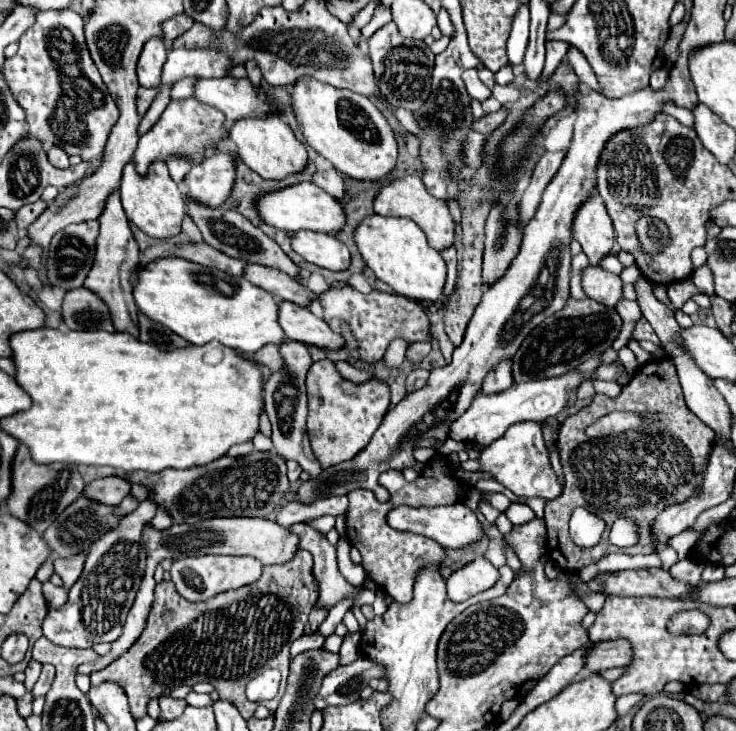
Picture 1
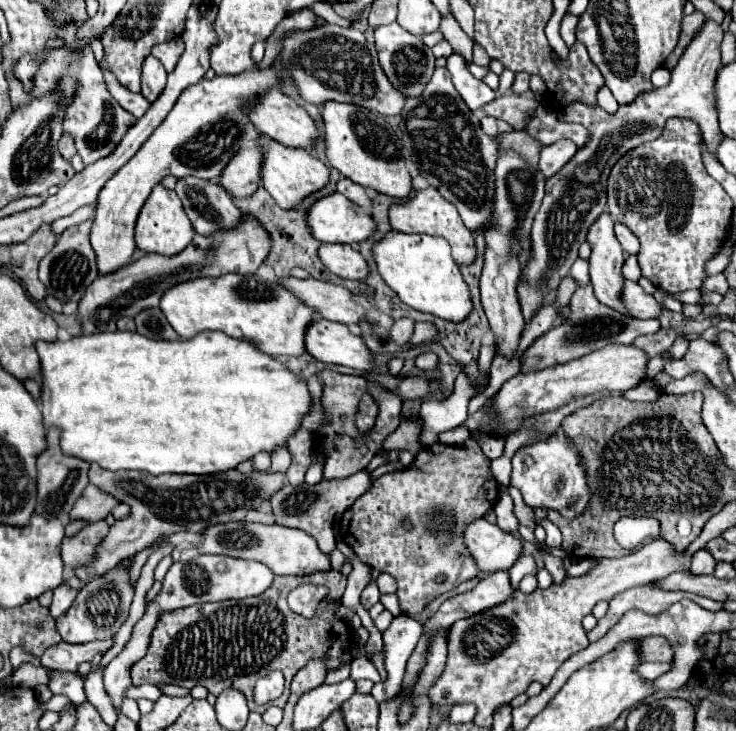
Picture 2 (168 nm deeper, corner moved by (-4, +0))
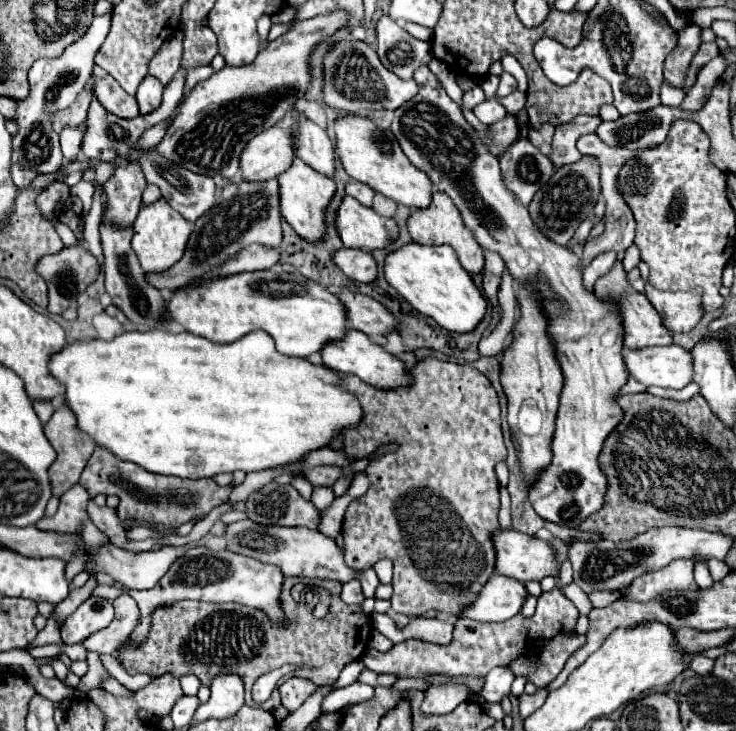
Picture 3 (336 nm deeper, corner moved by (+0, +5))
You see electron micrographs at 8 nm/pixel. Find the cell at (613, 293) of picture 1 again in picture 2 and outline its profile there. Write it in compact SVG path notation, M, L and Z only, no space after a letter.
M625 280L619 298L633 318L657 318L659 316L661 306L655 302L651 294L645 294L637 282Z

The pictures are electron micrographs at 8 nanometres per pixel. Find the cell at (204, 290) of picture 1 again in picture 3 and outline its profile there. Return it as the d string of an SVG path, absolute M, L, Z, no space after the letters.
M281 267L183 287L169 299L167 307L171 319L181 323L185 331L207 337L209 341L233 343L261 329L273 337L281 353L293 357L319 353L327 343L341 341L349 329L345 307L337 295L299 273L285 273Z

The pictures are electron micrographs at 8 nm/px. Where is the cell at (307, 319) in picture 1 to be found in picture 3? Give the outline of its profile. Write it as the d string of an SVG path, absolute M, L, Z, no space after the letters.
M349 331L347 339L343 339L341 343L329 343L329 347L325 347L325 351L321 351L323 355L323 363L339 373L351 373L357 375L359 379L363 379L365 383L373 385L373 387L383 387L383 389L399 389L399 387L409 387L413 383L413 377L409 377L411 369L405 367L405 363L387 353L381 345L373 343L365 333L361 331Z

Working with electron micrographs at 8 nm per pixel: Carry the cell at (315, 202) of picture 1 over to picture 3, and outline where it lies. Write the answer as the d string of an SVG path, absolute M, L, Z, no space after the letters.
M349 195L339 207L337 231L345 247L363 251L385 249L399 237L399 225L395 223L395 219L377 215L371 207L361 205Z

